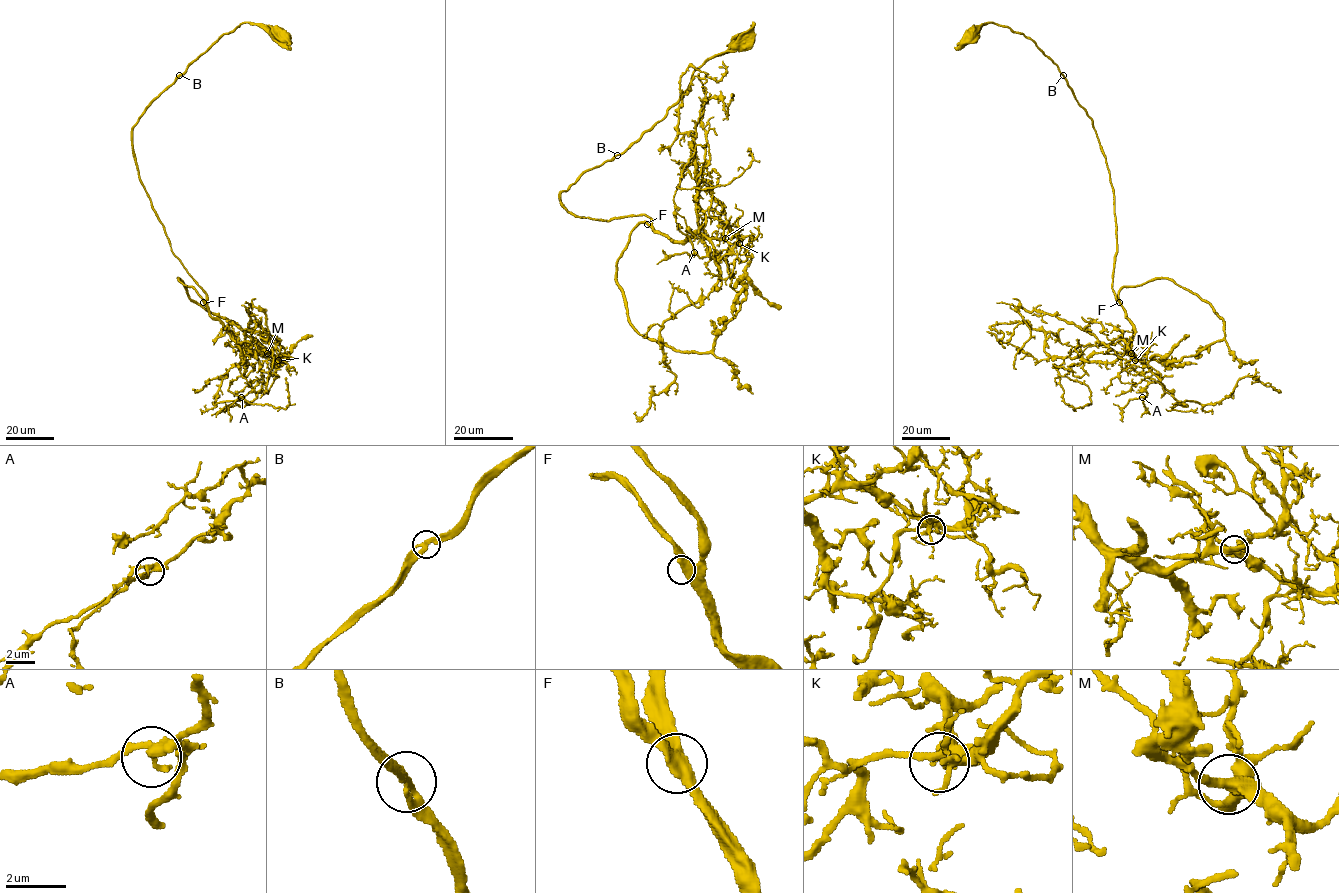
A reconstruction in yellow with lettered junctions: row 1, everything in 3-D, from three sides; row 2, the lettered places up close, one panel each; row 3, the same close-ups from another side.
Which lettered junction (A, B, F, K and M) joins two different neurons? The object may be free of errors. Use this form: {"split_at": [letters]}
{"split_at": []}

